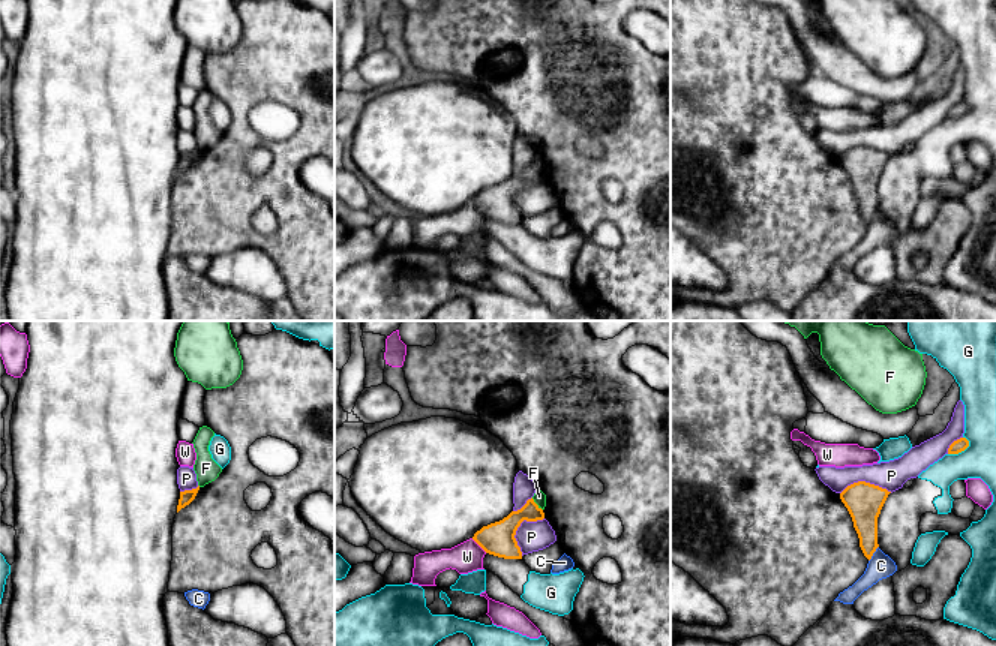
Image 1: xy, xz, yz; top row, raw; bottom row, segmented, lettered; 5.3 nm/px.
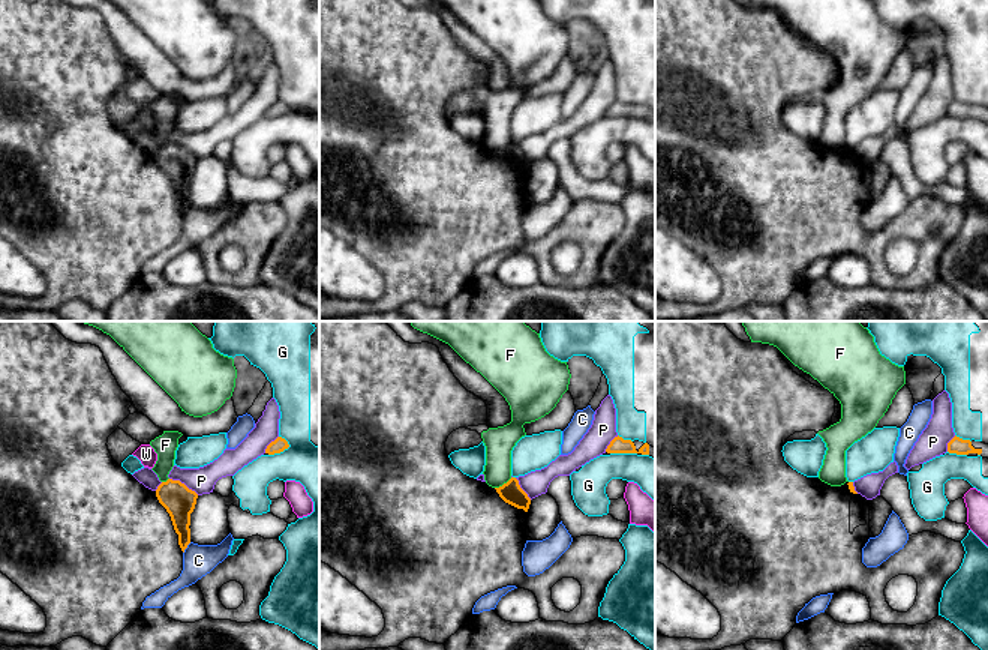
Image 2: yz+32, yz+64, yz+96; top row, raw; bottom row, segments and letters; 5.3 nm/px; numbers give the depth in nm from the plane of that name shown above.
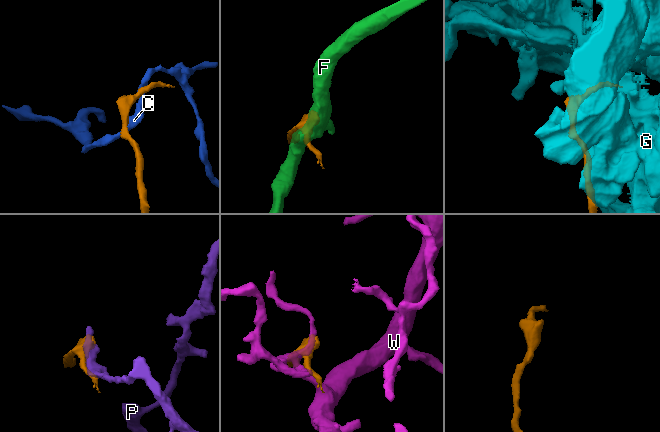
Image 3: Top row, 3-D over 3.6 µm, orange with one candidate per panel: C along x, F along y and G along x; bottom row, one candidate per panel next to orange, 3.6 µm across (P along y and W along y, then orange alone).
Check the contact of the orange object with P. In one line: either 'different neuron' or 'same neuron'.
different neuron

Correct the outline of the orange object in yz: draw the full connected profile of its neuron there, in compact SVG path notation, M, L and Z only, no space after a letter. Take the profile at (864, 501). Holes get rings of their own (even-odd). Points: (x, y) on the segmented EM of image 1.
M866 481L854 483L840 493L858 534L860 547L868 561L879 547L878 517L890 493L886 489Z

